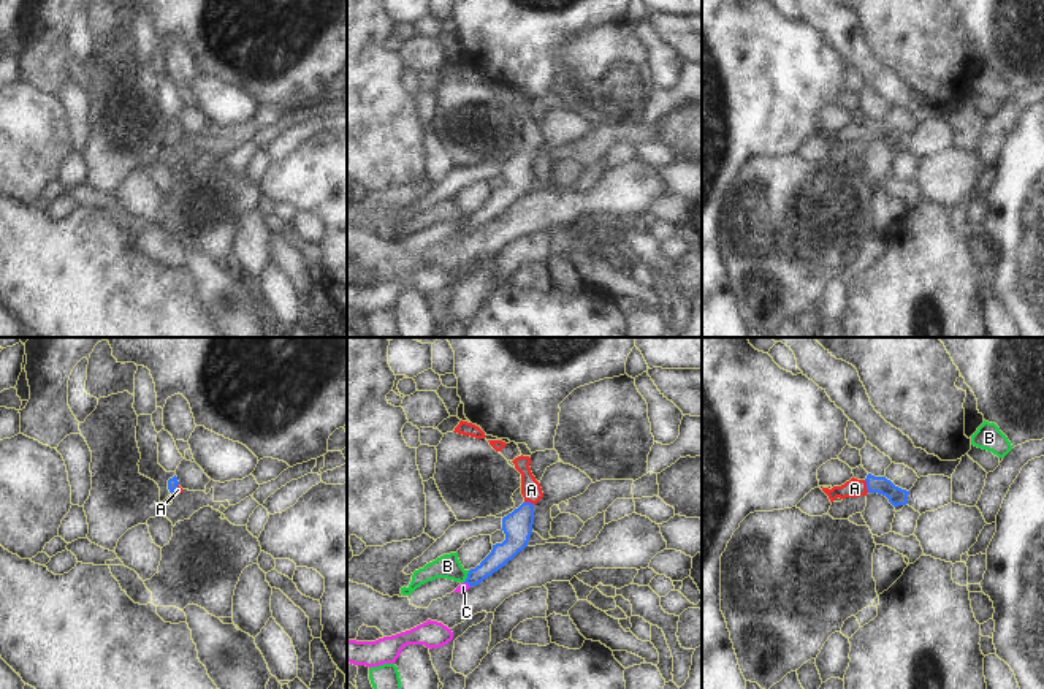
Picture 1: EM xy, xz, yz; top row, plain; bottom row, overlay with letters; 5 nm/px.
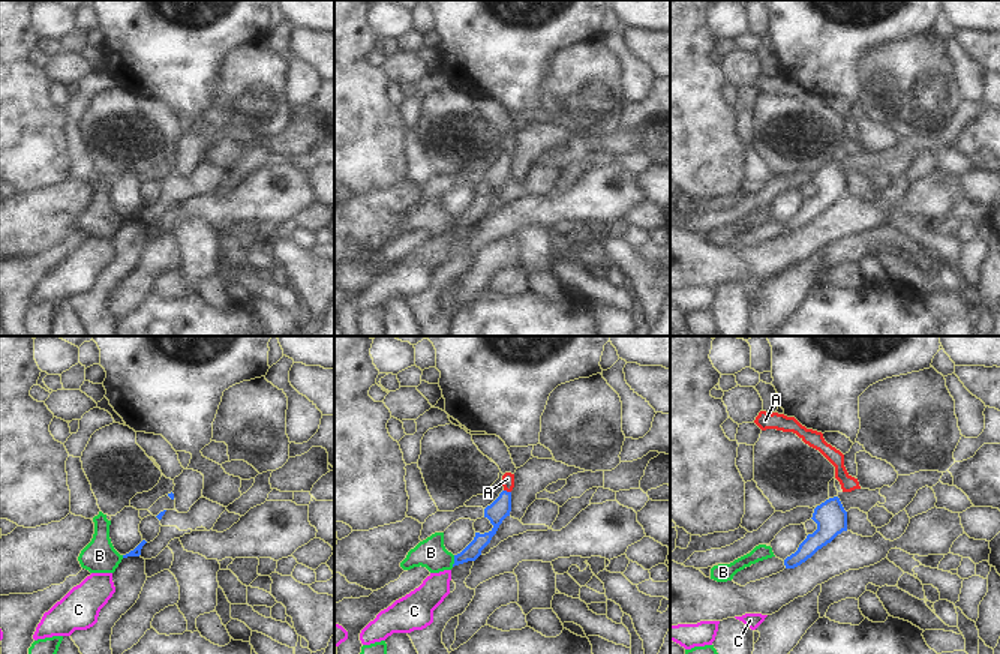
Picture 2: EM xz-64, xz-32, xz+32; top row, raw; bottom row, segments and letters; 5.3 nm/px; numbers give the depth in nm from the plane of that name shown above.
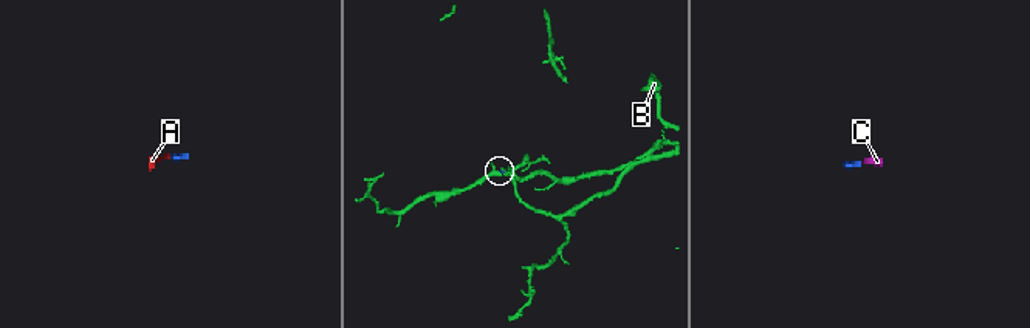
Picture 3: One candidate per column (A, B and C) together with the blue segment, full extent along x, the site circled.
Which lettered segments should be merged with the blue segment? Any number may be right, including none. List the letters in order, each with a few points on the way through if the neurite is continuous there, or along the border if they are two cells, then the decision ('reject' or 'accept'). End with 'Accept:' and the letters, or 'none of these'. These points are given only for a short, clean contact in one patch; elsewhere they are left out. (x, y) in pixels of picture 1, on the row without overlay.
A: runs through yz (897, 141), (884, 132), (867, 132), (854, 133); accept
B: border along xz (469, 216), (463, 227); reject
C: runs through xz (501, 198), (468, 228), (463, 232); accept
Accept: A, C

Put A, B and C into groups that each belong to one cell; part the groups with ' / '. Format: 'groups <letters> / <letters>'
groups A C / B

